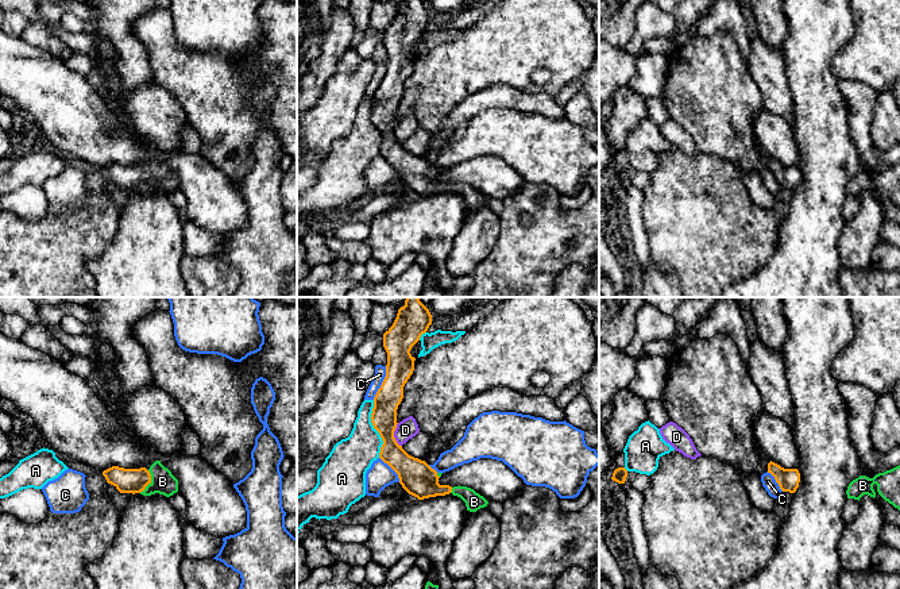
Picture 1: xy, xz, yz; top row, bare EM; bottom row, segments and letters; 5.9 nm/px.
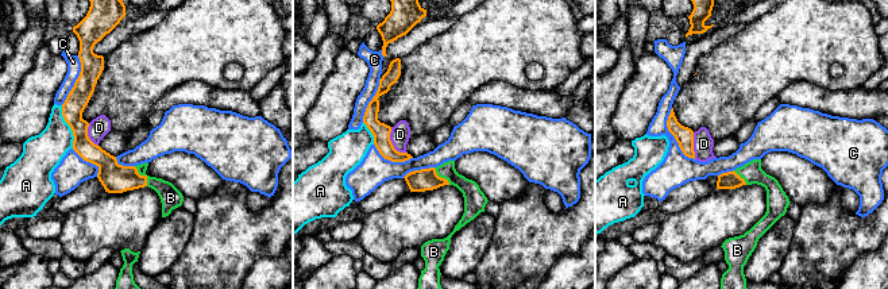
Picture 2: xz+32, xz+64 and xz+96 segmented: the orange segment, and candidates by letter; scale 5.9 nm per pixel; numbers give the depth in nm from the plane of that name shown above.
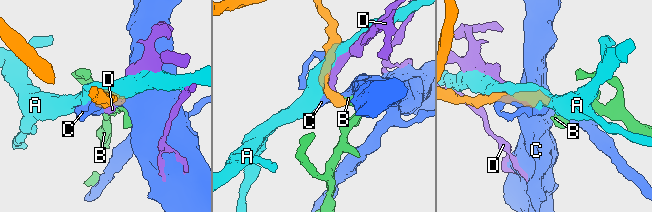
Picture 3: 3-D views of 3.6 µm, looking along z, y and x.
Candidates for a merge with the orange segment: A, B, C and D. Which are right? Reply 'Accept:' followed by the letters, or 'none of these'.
Accept: B

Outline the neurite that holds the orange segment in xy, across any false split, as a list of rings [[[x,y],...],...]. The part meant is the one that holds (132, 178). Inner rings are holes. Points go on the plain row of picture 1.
[[[155,158],[148,168],[146,165],[124,166],[112,163],[104,168],[103,173],[120,190],[140,190],[143,193],[159,190],[170,195],[178,189],[178,177],[161,158]]]

